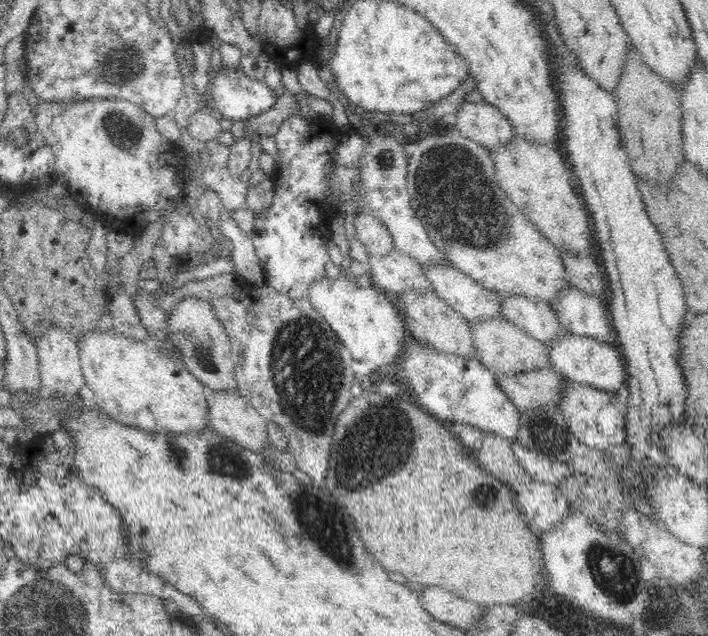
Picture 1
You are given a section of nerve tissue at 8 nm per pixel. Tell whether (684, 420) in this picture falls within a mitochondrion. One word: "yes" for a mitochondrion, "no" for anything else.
no

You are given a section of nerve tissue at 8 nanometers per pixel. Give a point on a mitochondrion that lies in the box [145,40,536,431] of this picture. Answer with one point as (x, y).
(475, 221)

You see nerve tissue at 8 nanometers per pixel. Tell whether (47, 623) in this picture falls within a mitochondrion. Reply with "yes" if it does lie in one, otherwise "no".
yes

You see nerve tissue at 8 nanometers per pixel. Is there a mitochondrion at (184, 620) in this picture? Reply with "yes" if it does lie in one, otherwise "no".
no

